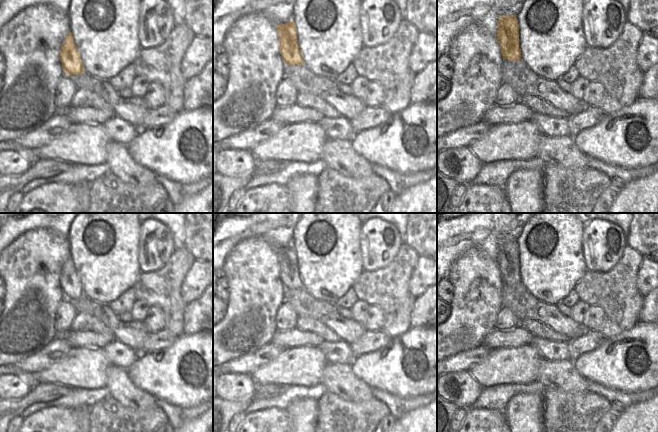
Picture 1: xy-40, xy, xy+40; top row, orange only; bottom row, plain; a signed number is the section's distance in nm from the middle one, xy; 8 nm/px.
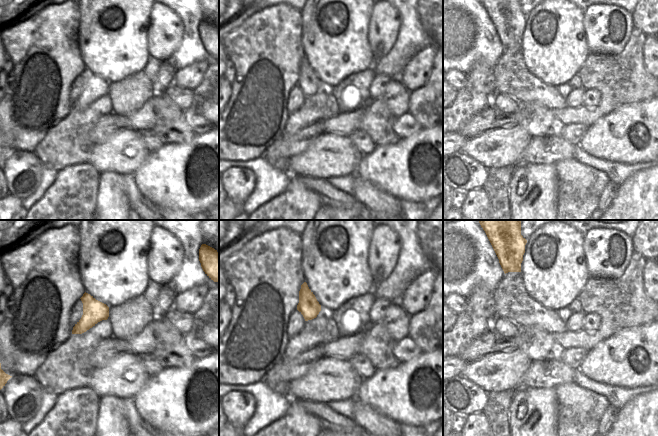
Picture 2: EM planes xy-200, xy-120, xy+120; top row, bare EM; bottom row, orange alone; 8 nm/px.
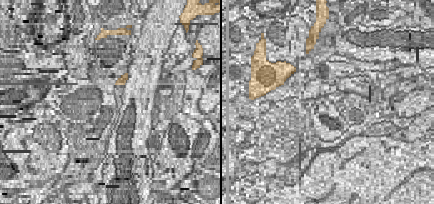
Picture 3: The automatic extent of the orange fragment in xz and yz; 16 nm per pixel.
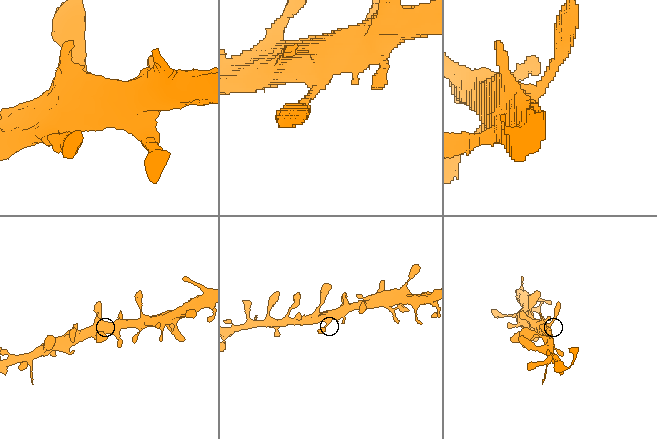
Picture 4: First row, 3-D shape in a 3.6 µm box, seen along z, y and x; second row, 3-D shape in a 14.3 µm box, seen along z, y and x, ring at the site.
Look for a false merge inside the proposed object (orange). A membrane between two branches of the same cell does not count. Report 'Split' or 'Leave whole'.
Leave whole.

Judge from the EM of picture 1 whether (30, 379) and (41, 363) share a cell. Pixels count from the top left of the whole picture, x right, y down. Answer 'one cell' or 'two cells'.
two cells

